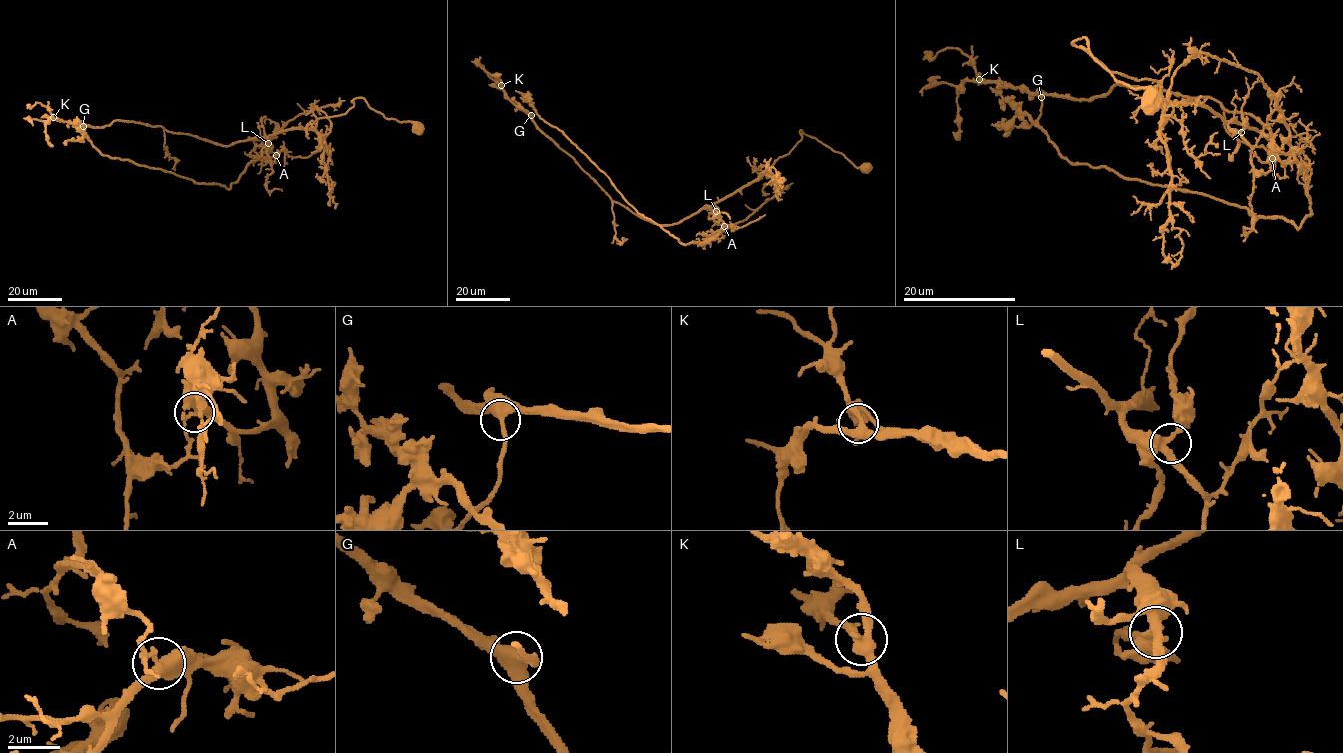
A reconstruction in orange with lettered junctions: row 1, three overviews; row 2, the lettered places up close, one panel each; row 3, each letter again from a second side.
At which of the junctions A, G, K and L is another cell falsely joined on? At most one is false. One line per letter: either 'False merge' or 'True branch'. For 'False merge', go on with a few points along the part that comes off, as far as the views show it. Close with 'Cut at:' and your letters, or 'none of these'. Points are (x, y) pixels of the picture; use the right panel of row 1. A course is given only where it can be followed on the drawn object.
A: False merge. Course of the part to remove: (1272, 157), (1306, 169), (1310, 214), (1299, 228), (1285, 218), (1252, 215), (1199, 193), (1073, 164), (990, 87)
G: True branch
K: True branch
L: True branch
Cut at: A

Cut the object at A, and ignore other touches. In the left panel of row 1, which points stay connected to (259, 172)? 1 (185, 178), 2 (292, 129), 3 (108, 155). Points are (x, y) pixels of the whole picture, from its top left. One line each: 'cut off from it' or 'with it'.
1: with it
2: cut off from it
3: with it

